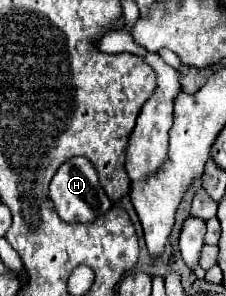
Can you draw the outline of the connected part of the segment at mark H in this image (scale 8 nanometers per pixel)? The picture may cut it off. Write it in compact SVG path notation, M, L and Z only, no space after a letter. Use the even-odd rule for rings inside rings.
M84 156L80 158L70 158L68 162L64 162L58 172L54 174L52 182L50 182L50 200L58 212L58 216L64 222L94 222L98 216L106 214L112 206L110 198L106 196L104 188L98 182L98 174L92 166L92 162Z

